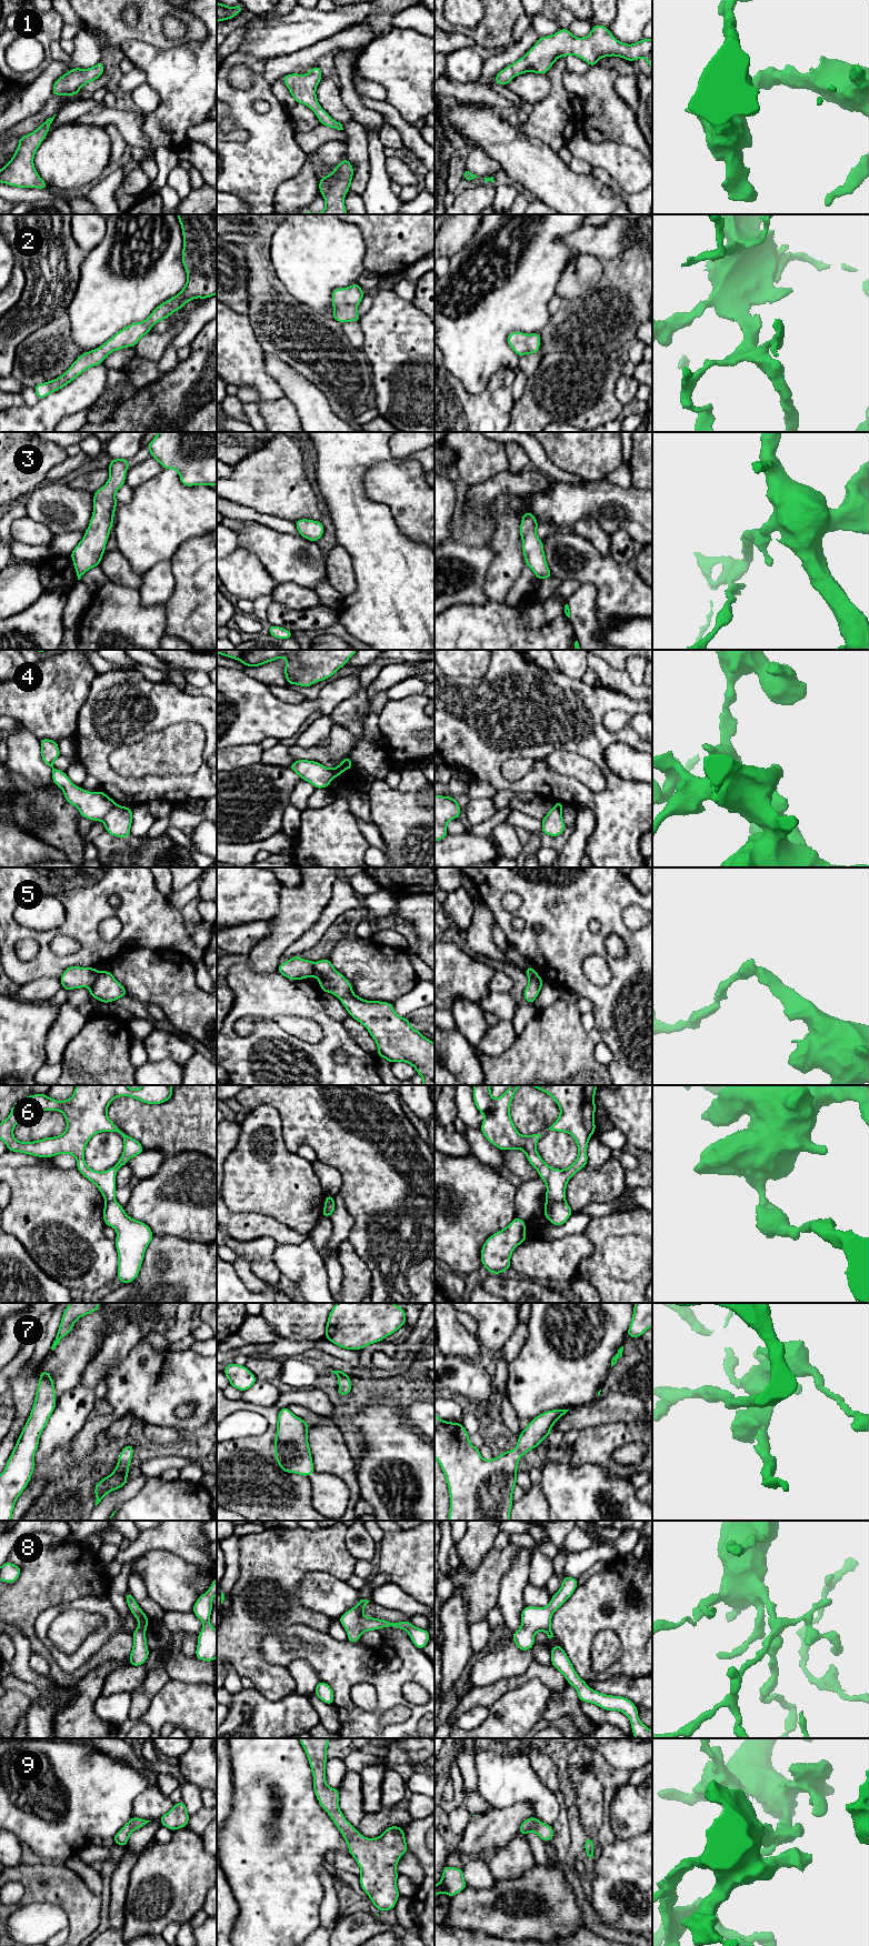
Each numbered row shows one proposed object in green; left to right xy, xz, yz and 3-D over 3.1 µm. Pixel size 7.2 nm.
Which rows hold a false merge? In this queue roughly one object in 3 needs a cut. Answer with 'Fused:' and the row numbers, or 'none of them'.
Fused: 4, 5, 6

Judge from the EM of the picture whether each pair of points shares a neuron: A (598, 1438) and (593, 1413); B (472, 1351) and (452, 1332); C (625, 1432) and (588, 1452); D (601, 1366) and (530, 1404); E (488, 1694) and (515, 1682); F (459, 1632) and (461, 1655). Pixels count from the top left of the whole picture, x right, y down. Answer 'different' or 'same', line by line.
A: different
B: same
C: same
D: same
E: same
F: same

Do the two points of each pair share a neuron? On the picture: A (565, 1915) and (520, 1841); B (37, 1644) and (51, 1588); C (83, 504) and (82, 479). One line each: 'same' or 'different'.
A: different
B: same
C: different

